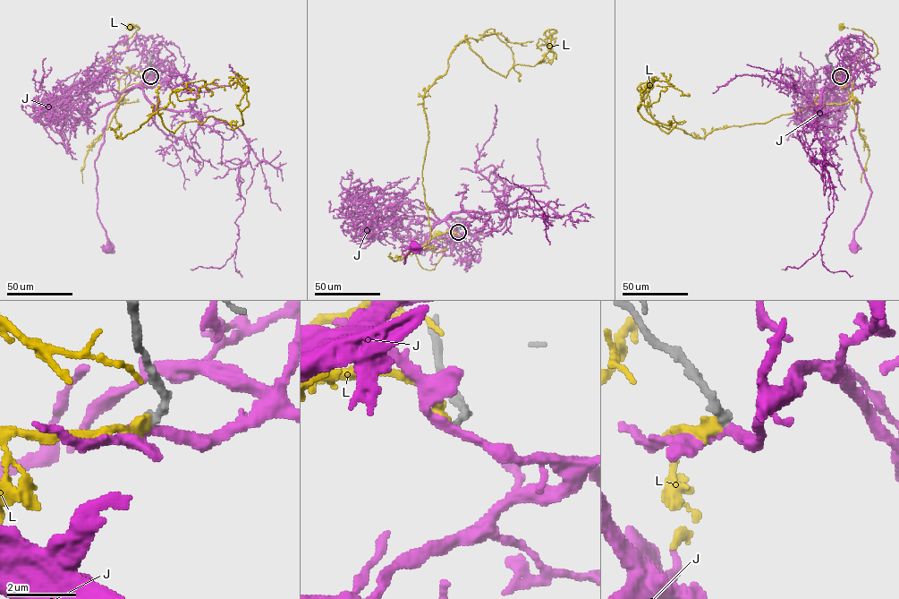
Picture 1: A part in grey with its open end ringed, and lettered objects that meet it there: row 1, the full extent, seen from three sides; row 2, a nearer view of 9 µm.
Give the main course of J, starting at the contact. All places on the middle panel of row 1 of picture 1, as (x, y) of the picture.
J: (458, 232), (462, 235), (453, 238), (440, 221), (425, 249), (411, 243), (402, 252), (404, 263), (417, 246)

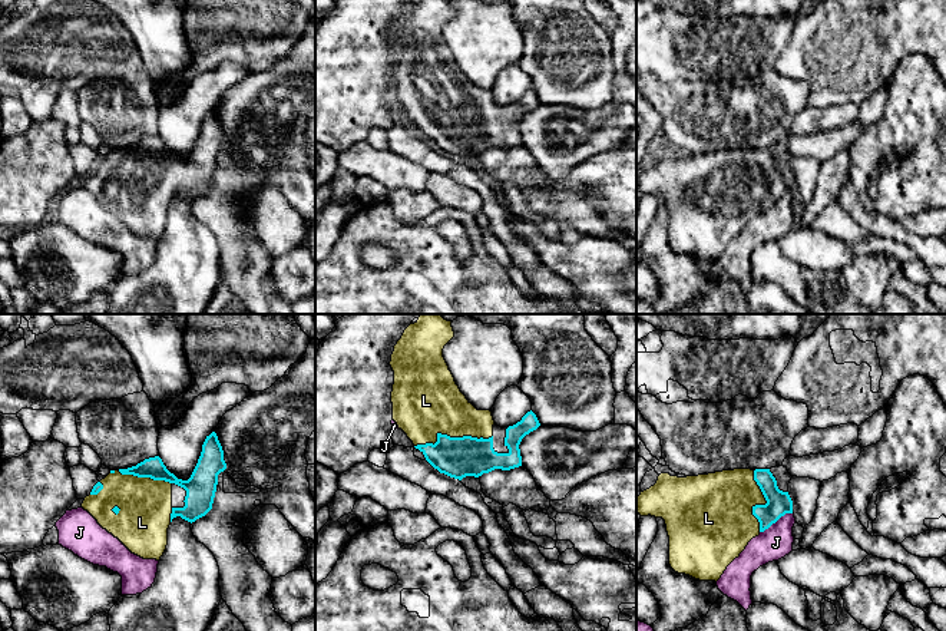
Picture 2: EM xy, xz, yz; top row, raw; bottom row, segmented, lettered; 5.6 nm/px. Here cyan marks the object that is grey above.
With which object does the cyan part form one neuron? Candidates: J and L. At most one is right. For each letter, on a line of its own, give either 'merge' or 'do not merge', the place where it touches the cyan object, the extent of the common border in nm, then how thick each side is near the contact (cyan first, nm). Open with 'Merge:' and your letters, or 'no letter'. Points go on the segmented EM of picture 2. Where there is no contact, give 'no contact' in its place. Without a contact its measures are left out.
Merge: L
J: do not merge; contact yz (776, 521); length 220 nm; calibres 140 and 180 nm
L: merge; contact xz (449, 436); length 440 nm; calibres 220 and 380 nm

